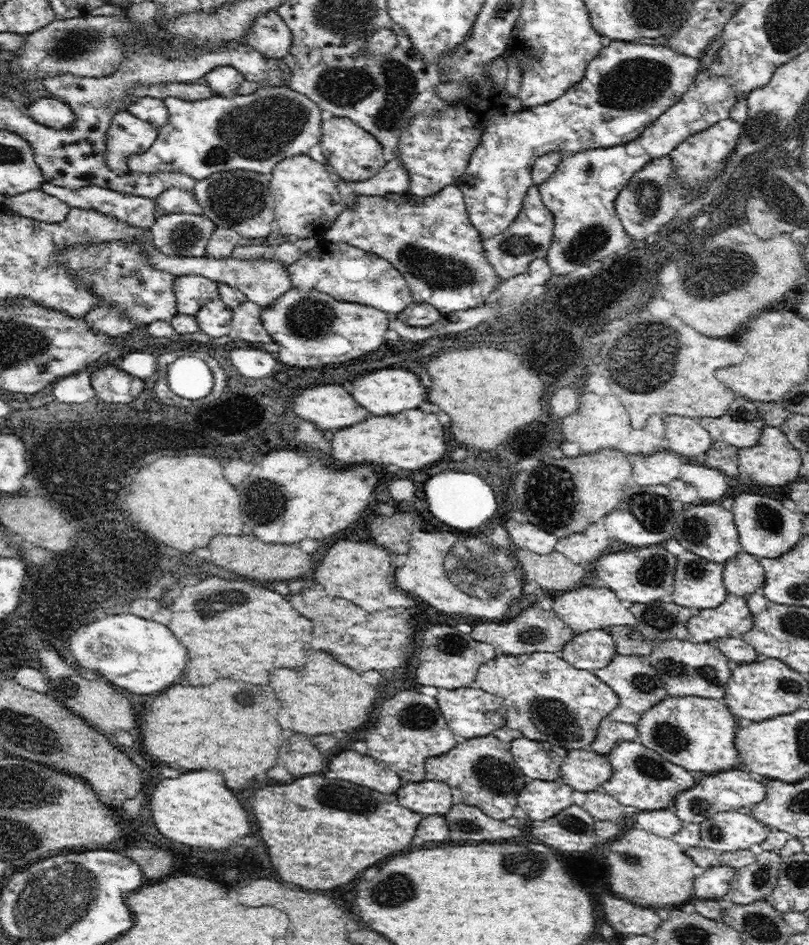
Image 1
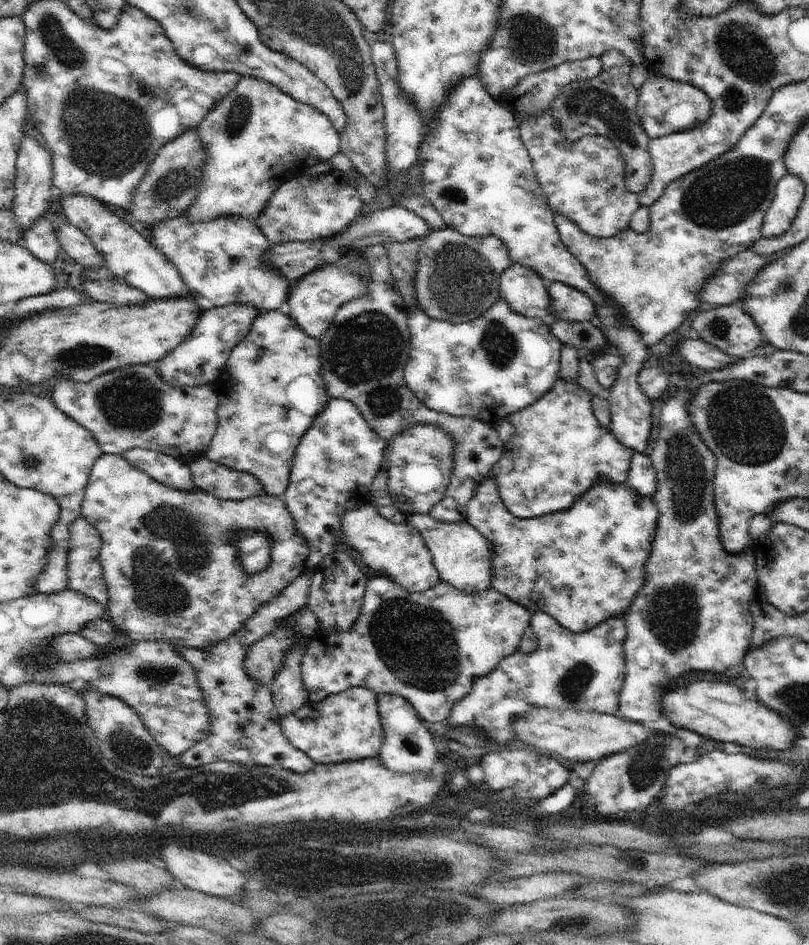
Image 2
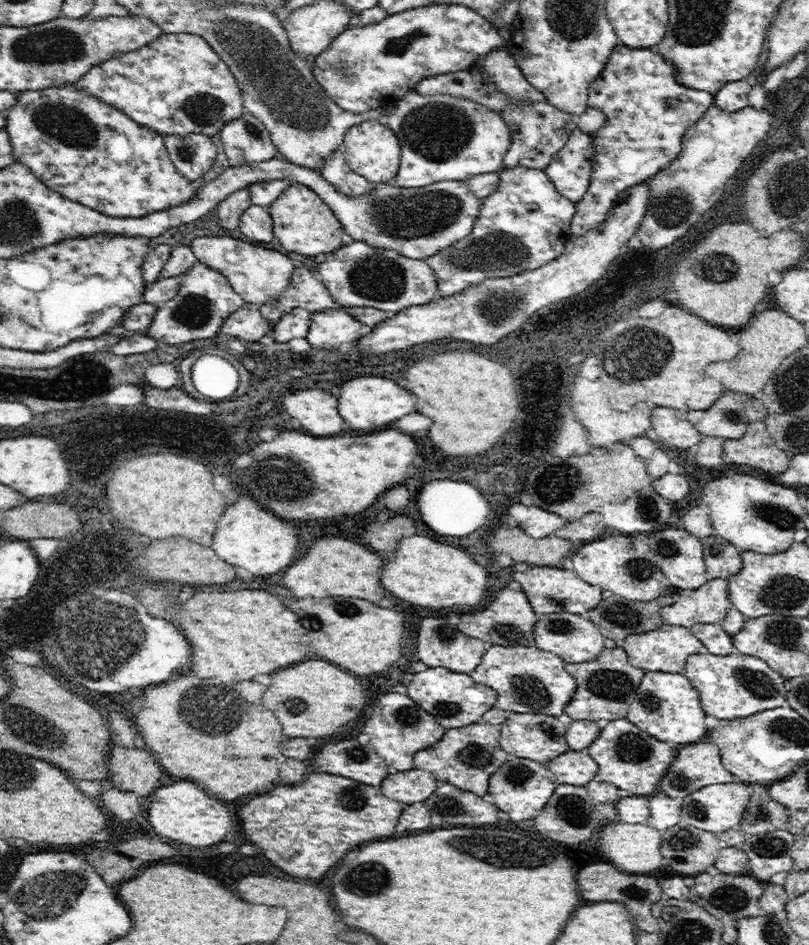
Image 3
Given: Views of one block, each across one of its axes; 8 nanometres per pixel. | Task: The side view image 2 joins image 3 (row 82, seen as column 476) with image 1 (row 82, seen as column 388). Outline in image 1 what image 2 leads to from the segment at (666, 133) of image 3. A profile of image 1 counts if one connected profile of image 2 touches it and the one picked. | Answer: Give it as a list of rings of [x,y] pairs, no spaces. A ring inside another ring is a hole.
[[[612,41],[609,46],[602,47],[598,56],[590,61],[582,80],[571,86],[560,98],[523,112],[488,116],[488,124],[484,126],[480,144],[470,156],[468,168],[454,182],[463,192],[470,220],[480,236],[483,239],[492,238],[506,231],[514,222],[529,186],[532,185],[531,174],[537,158],[556,150],[567,155],[626,144],[638,138],[650,122],[654,122],[682,98],[699,73],[698,66],[700,58],[678,53],[668,45]]]

